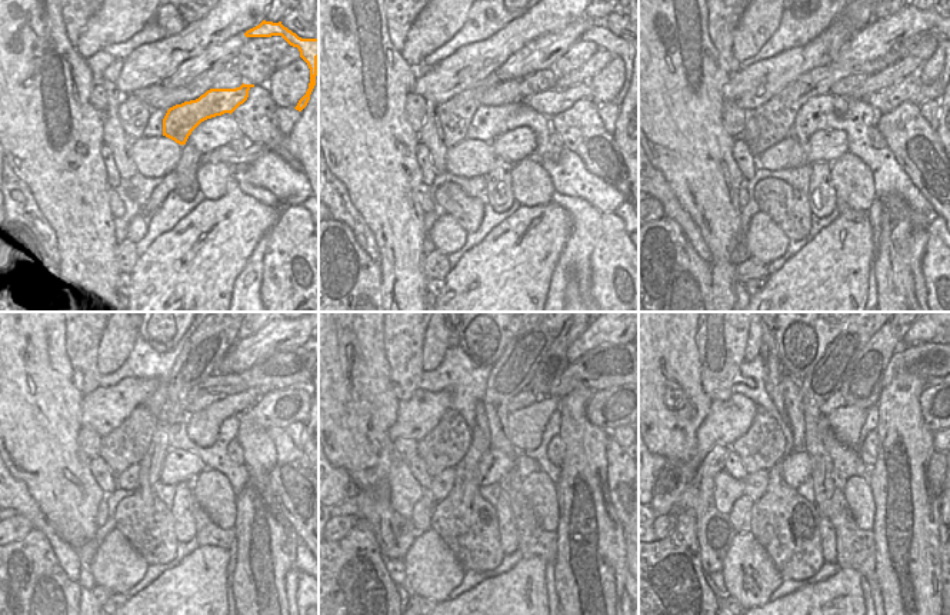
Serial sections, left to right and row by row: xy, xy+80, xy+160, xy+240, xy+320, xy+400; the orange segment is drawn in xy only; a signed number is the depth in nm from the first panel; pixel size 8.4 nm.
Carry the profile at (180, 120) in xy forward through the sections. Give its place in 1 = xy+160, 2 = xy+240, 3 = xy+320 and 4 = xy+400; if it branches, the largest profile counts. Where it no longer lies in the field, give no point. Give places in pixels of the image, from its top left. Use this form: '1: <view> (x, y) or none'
1: xy+160 (910, 89)
2: xy+240 (277, 408)
3: xy+320 (607, 409)
4: xy+400 (929, 399)

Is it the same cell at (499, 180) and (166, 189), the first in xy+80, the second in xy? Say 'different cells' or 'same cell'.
different cells

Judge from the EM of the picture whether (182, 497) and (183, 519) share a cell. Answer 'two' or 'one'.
one

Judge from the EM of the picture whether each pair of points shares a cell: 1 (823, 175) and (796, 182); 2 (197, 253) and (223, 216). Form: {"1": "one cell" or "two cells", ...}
{"1": "two cells", "2": "one cell"}

